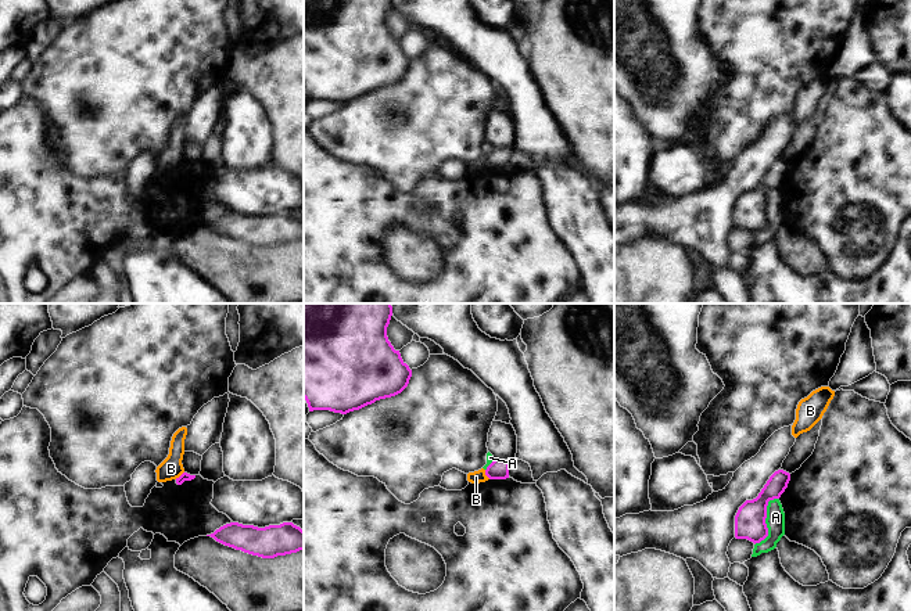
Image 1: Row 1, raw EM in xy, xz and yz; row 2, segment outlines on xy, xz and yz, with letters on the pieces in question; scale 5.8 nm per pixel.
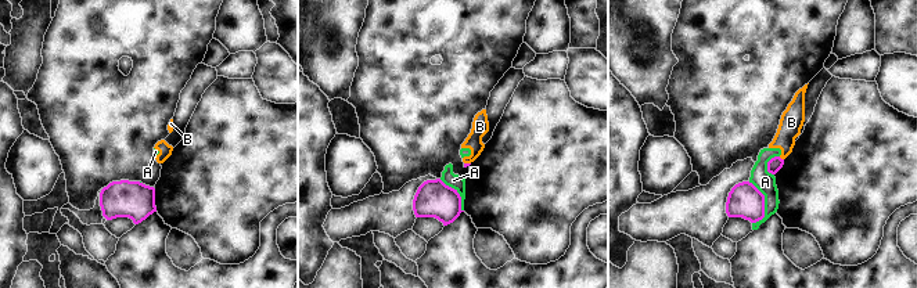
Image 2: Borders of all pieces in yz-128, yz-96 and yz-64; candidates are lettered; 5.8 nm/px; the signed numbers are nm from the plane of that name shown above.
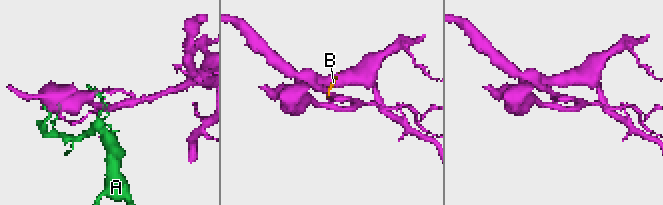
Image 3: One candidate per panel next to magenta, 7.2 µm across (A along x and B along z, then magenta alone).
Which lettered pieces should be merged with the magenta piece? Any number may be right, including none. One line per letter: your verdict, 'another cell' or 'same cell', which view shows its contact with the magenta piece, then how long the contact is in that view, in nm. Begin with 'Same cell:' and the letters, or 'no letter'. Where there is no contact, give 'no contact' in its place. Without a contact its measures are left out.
Same cell: no letter
A: another cell; contact in yz; length 320 nm
B: another cell; contact in xz; length 70 nm

